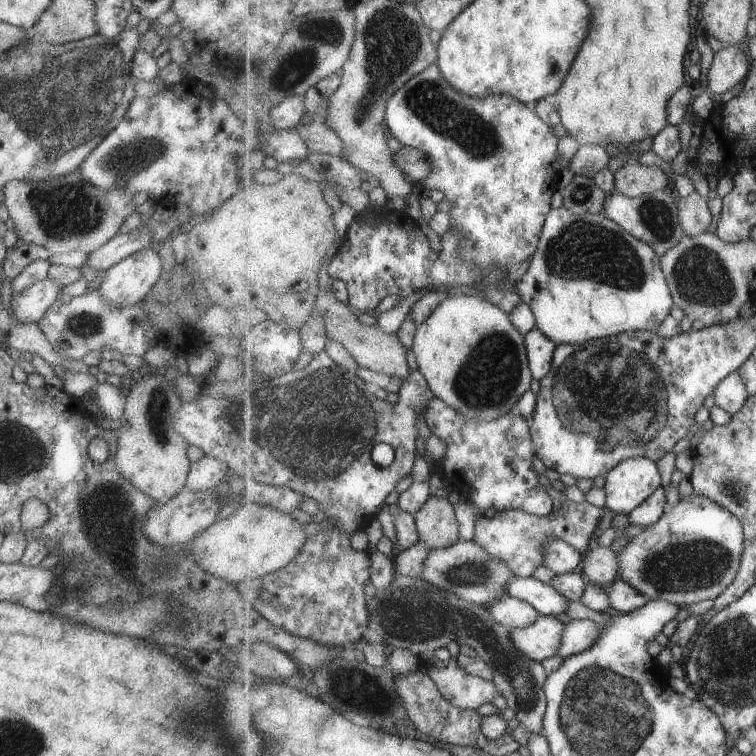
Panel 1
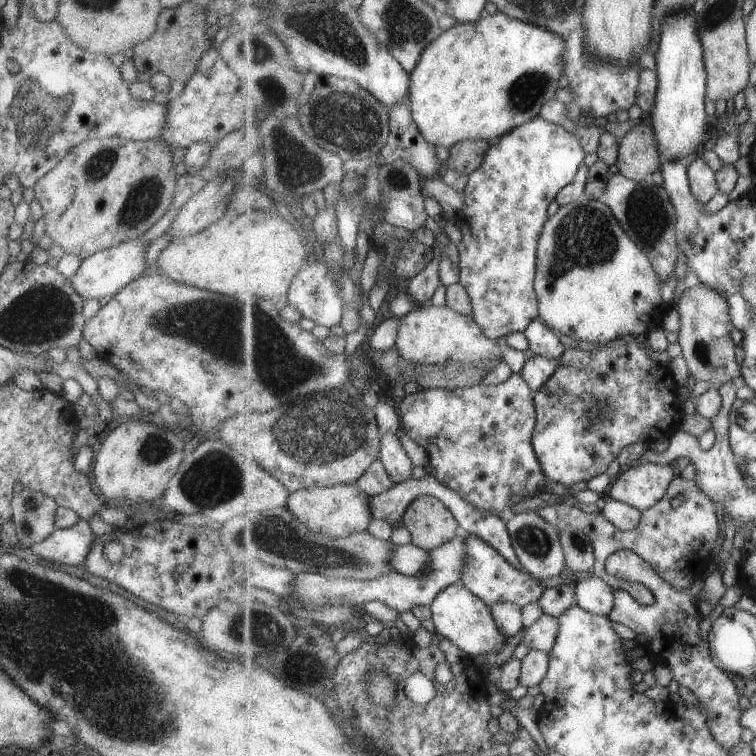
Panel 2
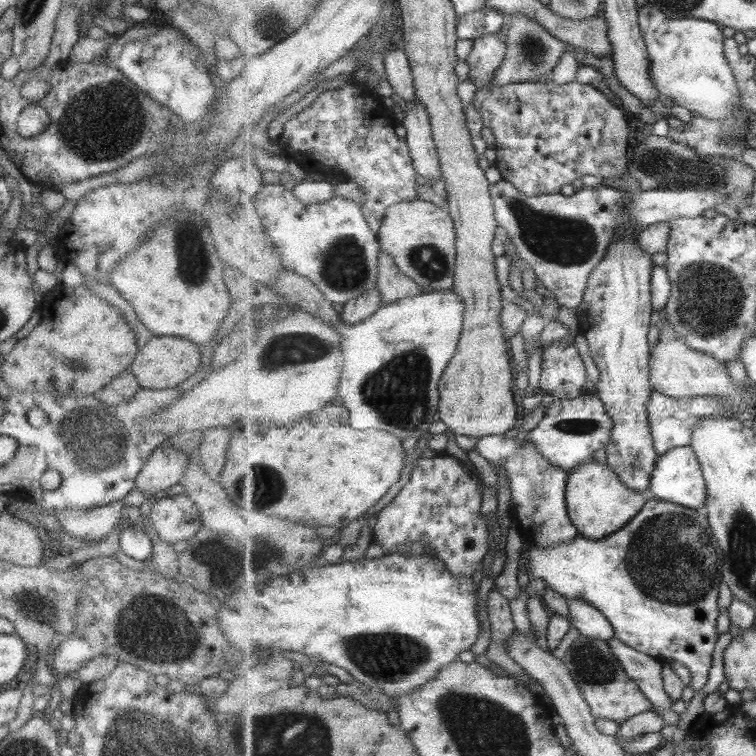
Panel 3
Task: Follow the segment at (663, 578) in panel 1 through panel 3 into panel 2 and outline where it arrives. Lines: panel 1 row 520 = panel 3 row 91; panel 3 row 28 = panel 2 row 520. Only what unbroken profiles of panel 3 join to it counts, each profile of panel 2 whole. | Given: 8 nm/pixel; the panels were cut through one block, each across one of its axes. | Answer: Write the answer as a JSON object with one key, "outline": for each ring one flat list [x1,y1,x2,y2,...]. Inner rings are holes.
{"outline":[[681,475,673,479,667,489,667,494,661,500,643,511,640,523,630,531,619,530,615,524,607,520,602,512,587,513,565,503,546,505,543,509,535,511,560,531,569,527,587,531,594,543,596,554,593,572,603,577,603,580,606,580,614,590,623,589,630,592,631,596,634,596,635,600,642,605,655,604,655,593,643,583,634,583,612,575,607,570,606,562,614,552,623,549,636,552,645,558,670,585,676,589,686,589,694,581,707,575,707,567,721,540,721,518,717,516,714,500,699,488,696,481,688,481],[679,494,685,496,684,501,678,507,673,508,671,502]]}

